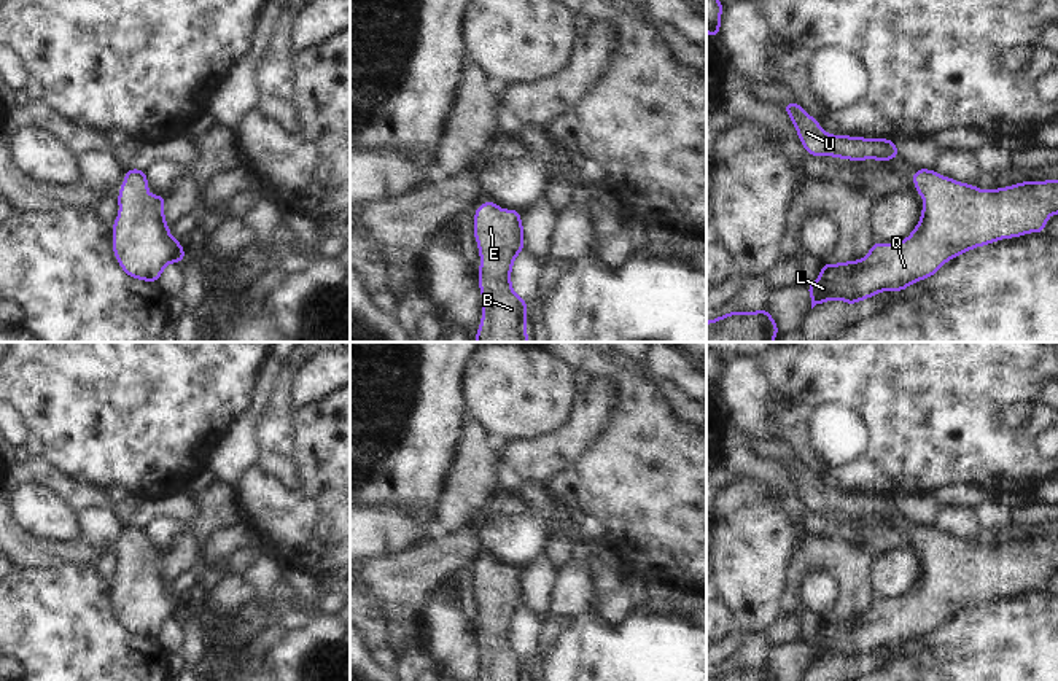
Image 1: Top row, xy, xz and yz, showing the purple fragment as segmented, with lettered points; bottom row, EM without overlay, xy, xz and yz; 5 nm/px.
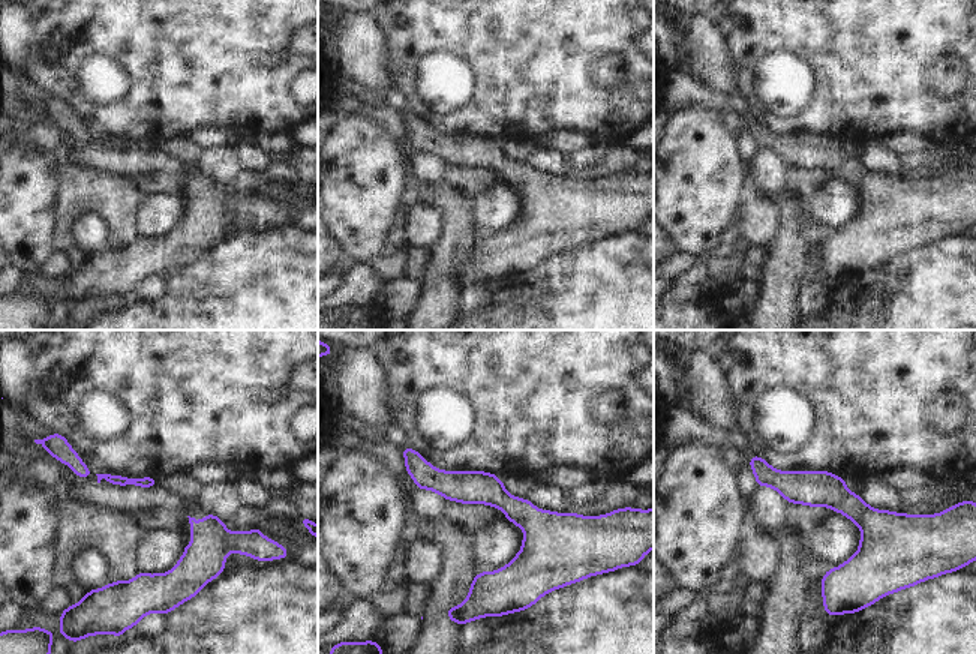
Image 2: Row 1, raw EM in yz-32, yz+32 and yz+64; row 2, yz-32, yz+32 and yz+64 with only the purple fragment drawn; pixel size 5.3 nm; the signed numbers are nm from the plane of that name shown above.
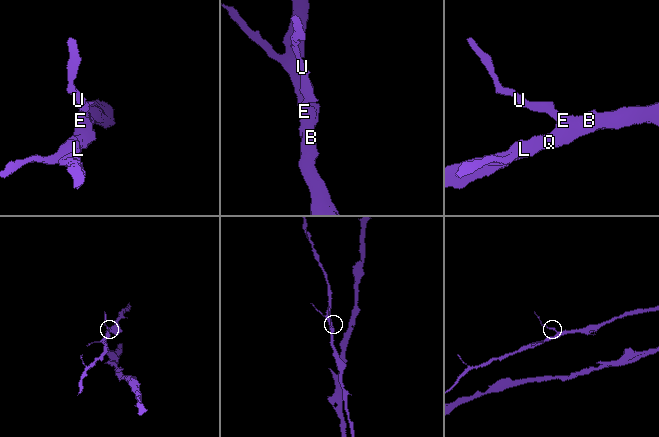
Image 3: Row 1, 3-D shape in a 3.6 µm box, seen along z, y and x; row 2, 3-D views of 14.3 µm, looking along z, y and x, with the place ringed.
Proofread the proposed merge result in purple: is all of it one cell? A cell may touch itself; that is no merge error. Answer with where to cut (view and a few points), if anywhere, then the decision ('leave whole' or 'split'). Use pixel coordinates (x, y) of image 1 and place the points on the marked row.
cut none; leave whole

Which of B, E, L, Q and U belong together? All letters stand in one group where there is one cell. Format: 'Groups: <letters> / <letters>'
Groups: B E L Q U.

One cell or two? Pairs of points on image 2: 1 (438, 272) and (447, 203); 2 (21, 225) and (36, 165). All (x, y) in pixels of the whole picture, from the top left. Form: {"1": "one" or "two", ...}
{"1": "one", "2": "one"}

